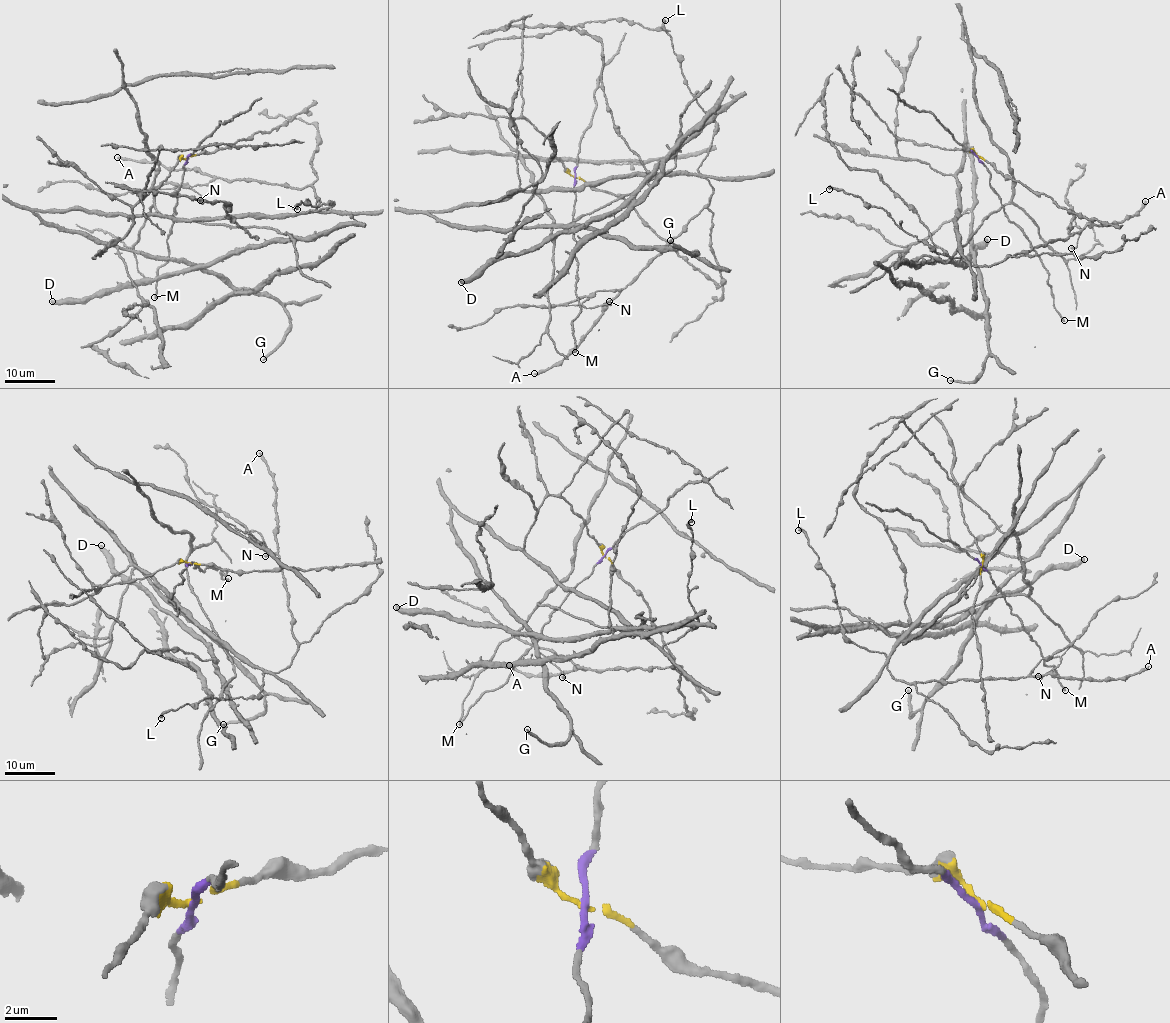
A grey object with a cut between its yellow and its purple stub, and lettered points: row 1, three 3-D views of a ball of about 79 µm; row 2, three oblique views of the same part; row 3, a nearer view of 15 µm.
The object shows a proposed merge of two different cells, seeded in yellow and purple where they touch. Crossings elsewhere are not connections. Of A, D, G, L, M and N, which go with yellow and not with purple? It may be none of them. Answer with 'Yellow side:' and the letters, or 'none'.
Yellow side: A, D, G, L, N

